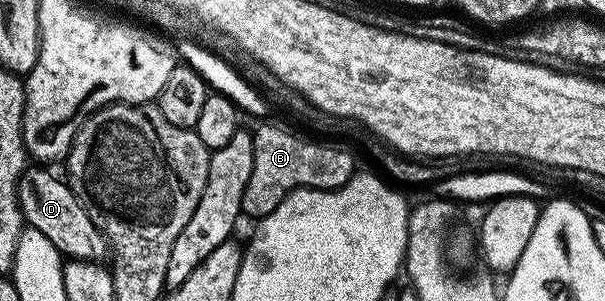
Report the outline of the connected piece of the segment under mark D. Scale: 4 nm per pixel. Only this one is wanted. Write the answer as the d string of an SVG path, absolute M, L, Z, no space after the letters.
M28 168L22 173L22 179L18 181L18 203L22 209L22 217L25 225L31 230L41 232L48 236L52 244L67 259L80 262L105 263L108 258L108 243L106 237L92 224L88 212L78 202L73 190L65 181L62 182L54 174L49 174L49 169Z

